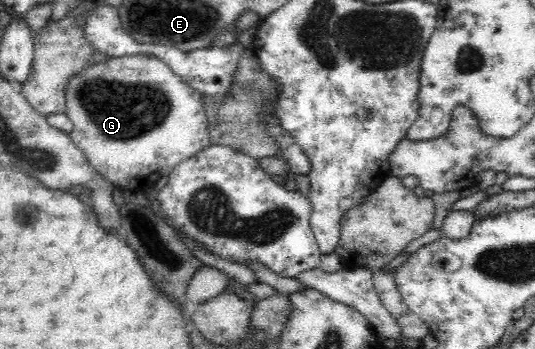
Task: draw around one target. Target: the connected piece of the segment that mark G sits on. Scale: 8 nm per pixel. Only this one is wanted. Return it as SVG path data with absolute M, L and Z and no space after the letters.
M146 54L111 58L107 63L74 75L66 87L65 113L73 124L70 138L83 152L89 166L115 187L125 189L129 195L137 193L137 189L143 186L155 185L163 175L169 175L178 163L212 144L202 95L181 80L159 57Z

